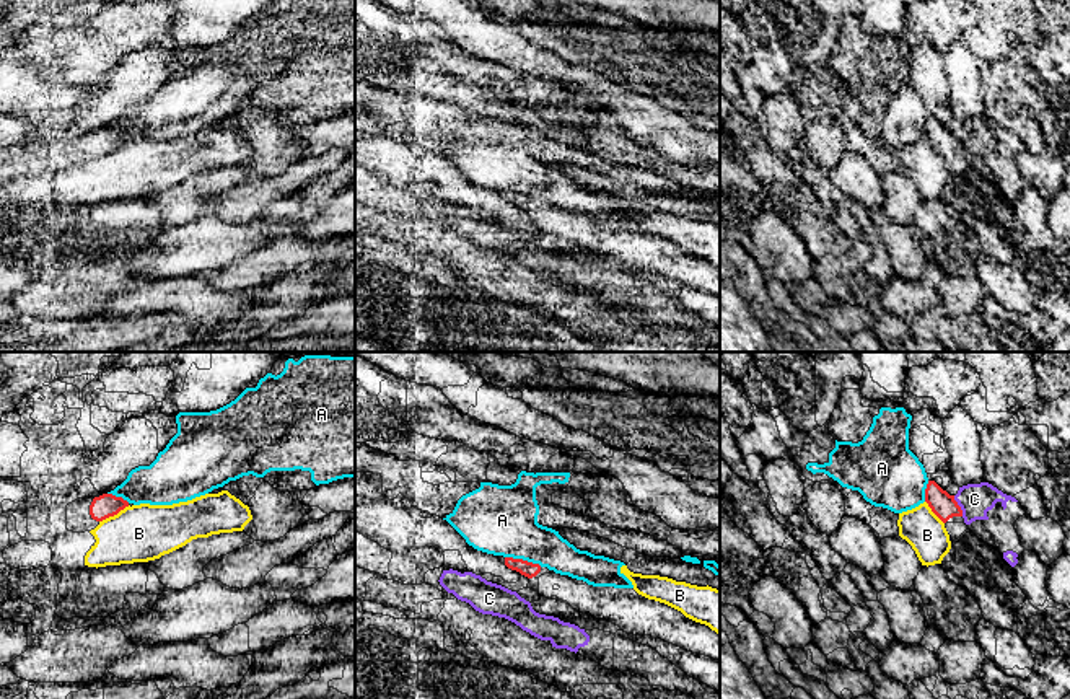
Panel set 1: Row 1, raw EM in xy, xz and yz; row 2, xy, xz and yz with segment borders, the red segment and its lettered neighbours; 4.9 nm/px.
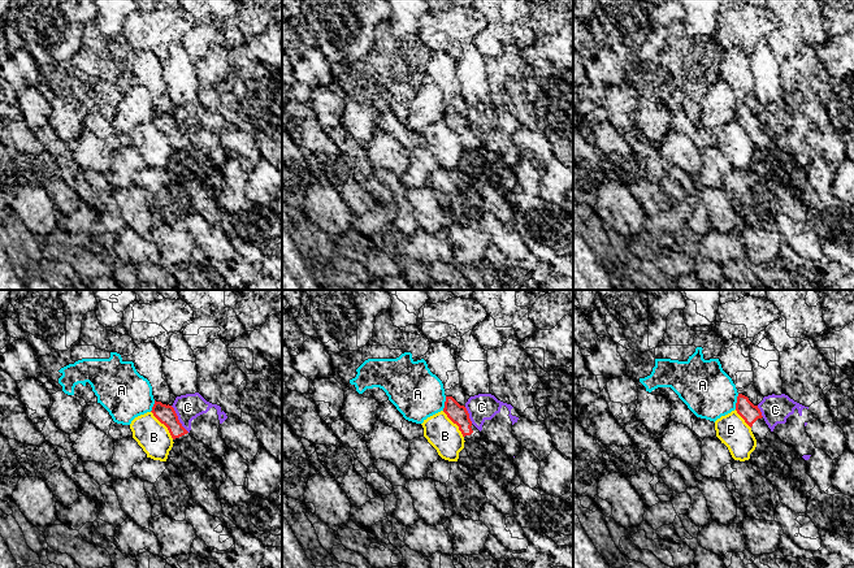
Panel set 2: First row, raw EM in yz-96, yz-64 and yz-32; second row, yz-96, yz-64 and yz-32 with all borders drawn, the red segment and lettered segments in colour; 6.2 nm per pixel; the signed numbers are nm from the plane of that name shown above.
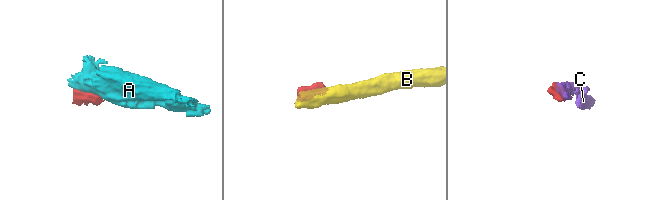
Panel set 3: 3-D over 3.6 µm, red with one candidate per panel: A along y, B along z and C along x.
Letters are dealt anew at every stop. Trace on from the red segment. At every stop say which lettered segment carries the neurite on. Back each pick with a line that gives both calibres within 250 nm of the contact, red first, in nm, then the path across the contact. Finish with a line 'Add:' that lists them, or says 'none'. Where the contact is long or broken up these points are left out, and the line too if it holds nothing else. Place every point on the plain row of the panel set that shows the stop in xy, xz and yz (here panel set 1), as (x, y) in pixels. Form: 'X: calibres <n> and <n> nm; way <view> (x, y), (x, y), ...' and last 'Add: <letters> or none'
Add: none

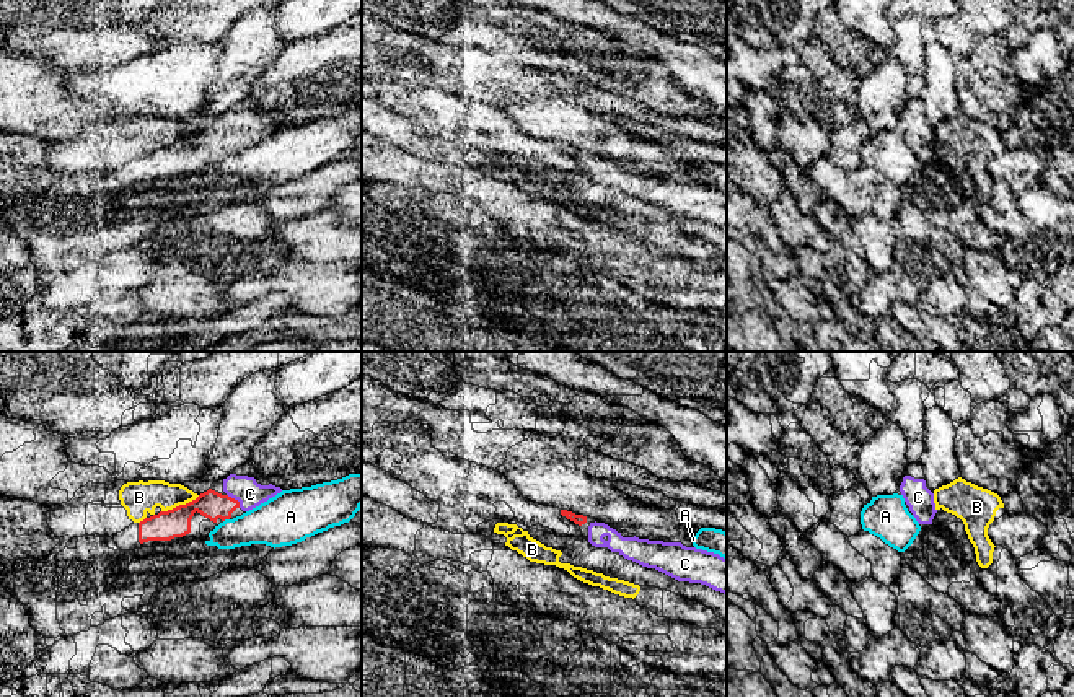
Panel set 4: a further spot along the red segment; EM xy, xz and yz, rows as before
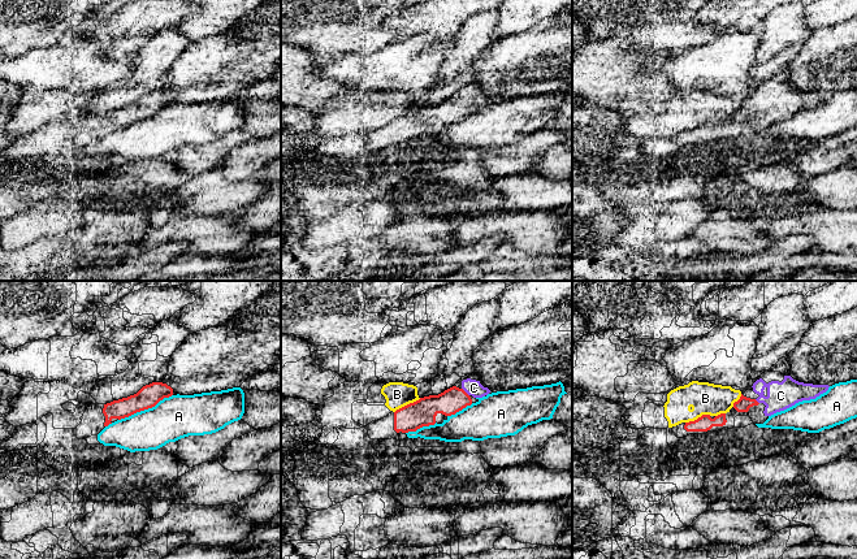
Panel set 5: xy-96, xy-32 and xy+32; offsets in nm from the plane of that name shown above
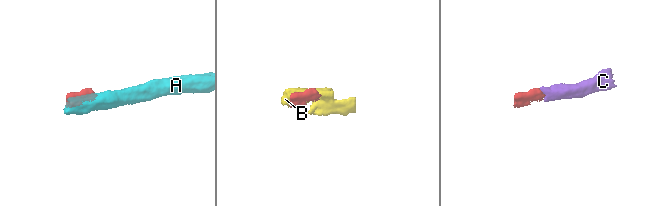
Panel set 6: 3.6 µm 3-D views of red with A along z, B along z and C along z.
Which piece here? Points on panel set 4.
C: calibres 140 and 140 nm; way xy (211, 139), (233, 134), (240, 129), (250, 129)
Add: C

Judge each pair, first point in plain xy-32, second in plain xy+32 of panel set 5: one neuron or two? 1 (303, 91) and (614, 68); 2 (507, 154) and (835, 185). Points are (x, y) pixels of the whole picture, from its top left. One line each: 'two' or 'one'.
1: one
2: two

